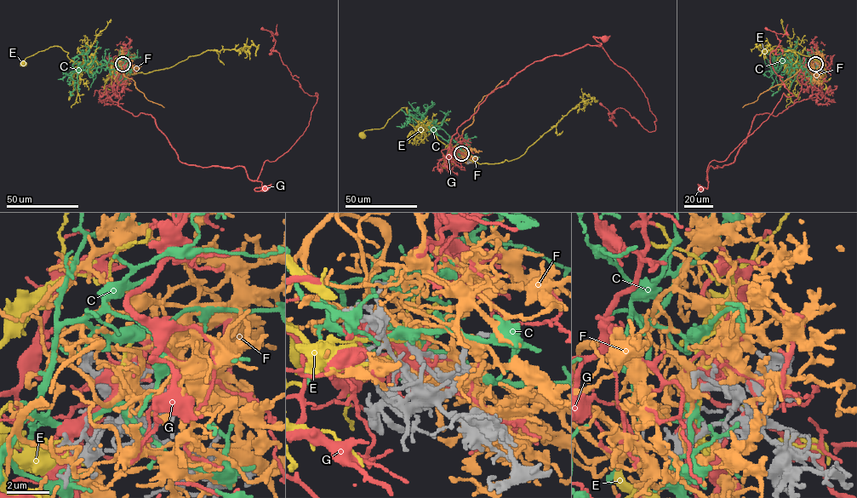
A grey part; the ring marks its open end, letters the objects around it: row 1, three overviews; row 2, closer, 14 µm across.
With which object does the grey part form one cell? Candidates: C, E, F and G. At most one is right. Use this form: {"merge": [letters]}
{"merge": ["F"]}

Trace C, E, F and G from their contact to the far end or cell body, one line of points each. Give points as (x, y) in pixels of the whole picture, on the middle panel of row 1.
C: (461, 153), (409, 114), (412, 111)
E: (461, 153), (454, 153), (454, 147), (479, 163), (516, 159), (582, 101), (583, 94), (595, 101), (594, 97)
F: (461, 153), (465, 150), (459, 139), (462, 131), (472, 122), (474, 109), (503, 80)
G: (461, 153), (449, 149), (452, 136), (495, 89), (535, 61), (588, 44), (600, 46), (593, 37), (605, 39)

